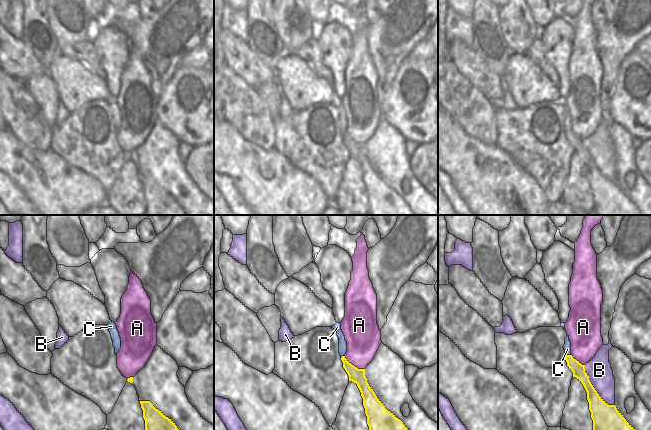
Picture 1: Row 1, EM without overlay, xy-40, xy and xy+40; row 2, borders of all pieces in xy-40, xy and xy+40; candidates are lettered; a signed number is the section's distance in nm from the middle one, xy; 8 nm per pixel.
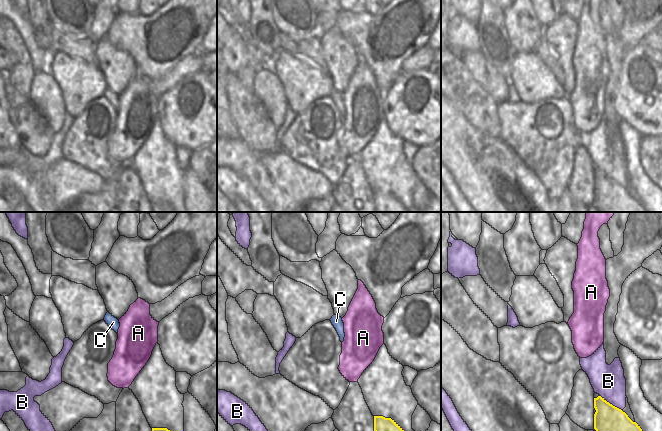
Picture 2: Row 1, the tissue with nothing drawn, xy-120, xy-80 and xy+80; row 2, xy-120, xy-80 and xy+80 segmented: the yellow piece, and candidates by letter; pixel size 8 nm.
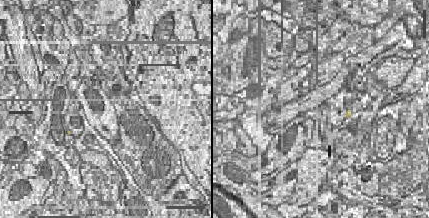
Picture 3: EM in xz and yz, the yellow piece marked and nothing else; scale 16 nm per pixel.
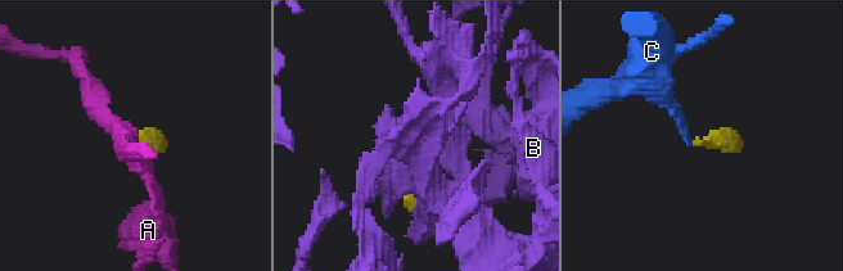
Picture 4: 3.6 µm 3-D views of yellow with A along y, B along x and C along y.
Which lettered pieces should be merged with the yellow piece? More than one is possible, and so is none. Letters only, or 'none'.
C.

